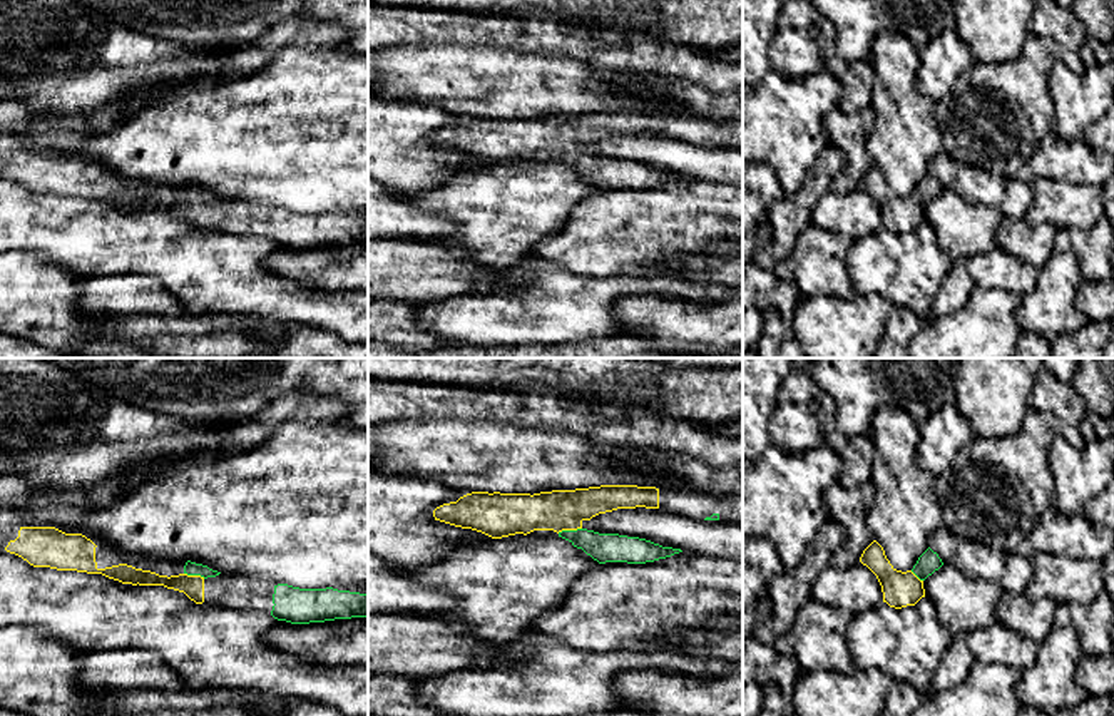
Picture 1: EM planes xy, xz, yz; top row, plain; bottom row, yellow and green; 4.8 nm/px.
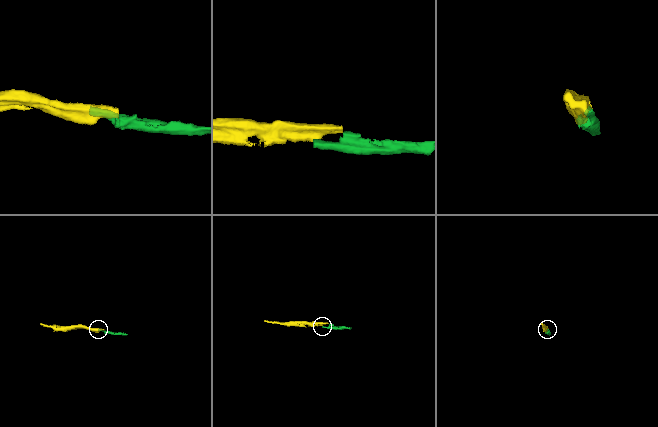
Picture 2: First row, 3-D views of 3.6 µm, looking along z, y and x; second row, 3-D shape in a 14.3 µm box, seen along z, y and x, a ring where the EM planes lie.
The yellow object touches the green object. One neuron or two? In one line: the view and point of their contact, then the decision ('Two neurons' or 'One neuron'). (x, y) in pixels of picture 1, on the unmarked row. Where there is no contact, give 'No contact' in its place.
Touches yellow at xz (569, 154). One neuron

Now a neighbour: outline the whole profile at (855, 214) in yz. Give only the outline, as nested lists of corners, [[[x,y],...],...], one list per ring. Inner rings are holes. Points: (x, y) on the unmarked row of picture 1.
[[[861,187],[846,194],[825,192],[811,209],[811,222],[851,241],[883,228],[876,201]]]

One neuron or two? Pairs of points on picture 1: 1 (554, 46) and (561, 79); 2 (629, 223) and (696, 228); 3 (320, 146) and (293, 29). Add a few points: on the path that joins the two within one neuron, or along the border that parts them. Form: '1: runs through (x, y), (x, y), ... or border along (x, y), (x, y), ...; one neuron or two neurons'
1: border along (517, 51), (569, 56), (594, 66); two neurons
2: runs through (646, 223), (679, 223); one neuron
3: border along (335, 47), (285, 46), (263, 67); two neurons

